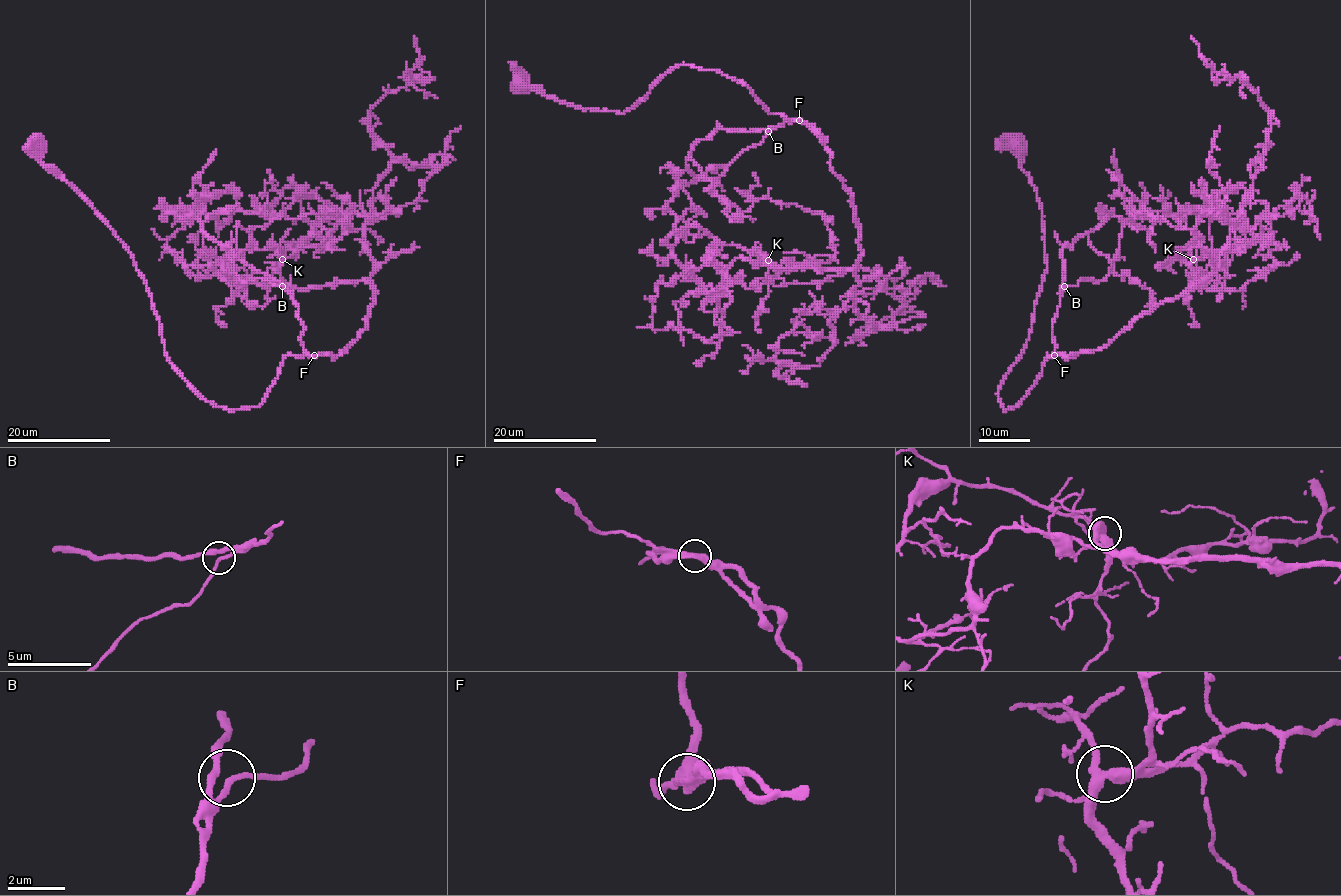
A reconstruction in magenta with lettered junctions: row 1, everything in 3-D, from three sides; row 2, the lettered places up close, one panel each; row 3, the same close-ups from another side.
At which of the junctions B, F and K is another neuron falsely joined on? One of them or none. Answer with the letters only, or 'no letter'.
no letter

